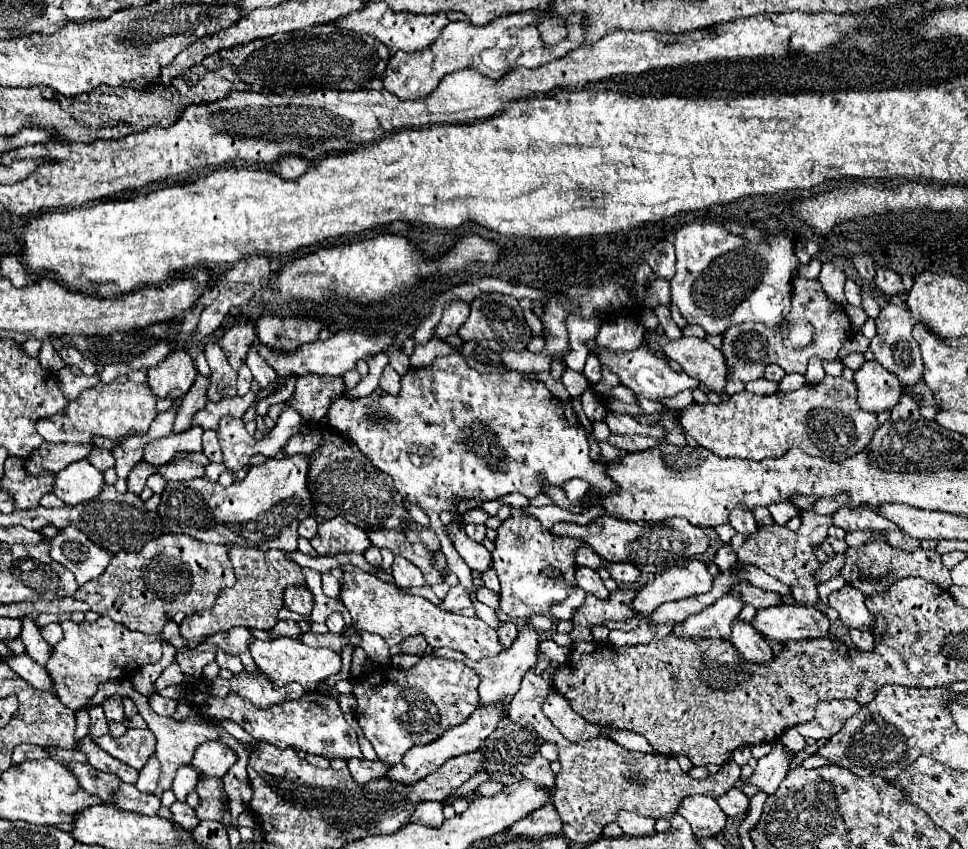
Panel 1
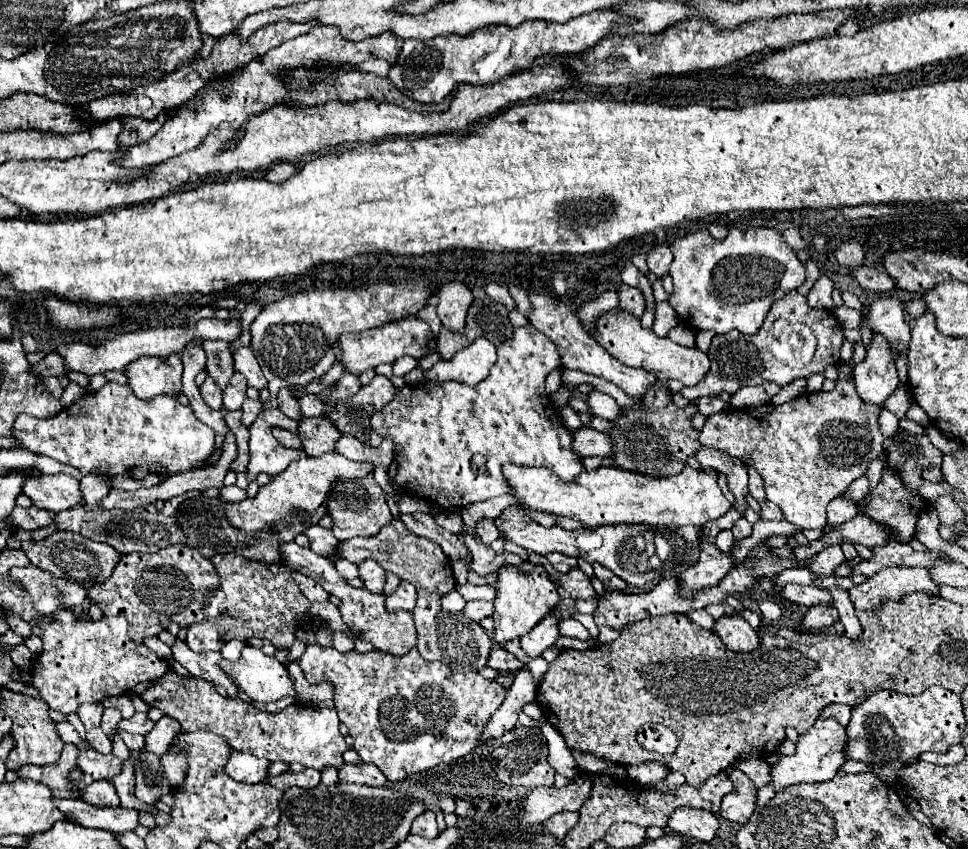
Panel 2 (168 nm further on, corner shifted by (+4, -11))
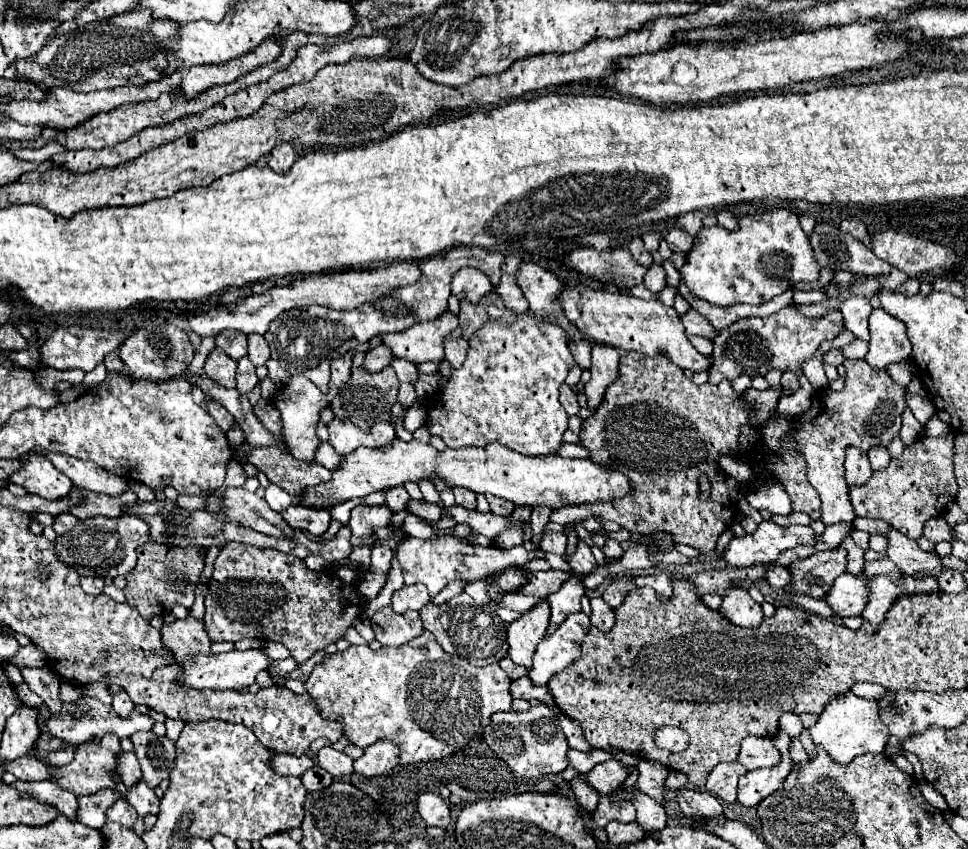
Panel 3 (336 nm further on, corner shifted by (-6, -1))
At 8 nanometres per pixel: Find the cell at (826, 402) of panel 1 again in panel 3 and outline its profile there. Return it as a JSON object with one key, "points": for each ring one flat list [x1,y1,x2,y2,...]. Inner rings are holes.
{"points":[[845,359,843,365,846,368,844,390,834,392,826,388,822,394,816,394,812,412,794,418,786,432,786,436,796,440,796,450,806,460,806,476,822,500,820,512,826,526,856,518,848,484,844,482,846,450,856,446,860,452,868,452,874,446,888,446,900,434,900,416,906,408,906,392,892,382,890,374,876,374,865,359]]}

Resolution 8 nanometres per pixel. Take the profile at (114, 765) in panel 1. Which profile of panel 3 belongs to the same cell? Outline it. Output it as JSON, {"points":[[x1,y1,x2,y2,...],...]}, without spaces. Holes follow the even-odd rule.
{"points":[[98,790,90,796,80,796,80,810,76,820,84,822,92,828,102,828,106,824,106,810,112,806,112,802,120,800,122,794,116,790]]}

